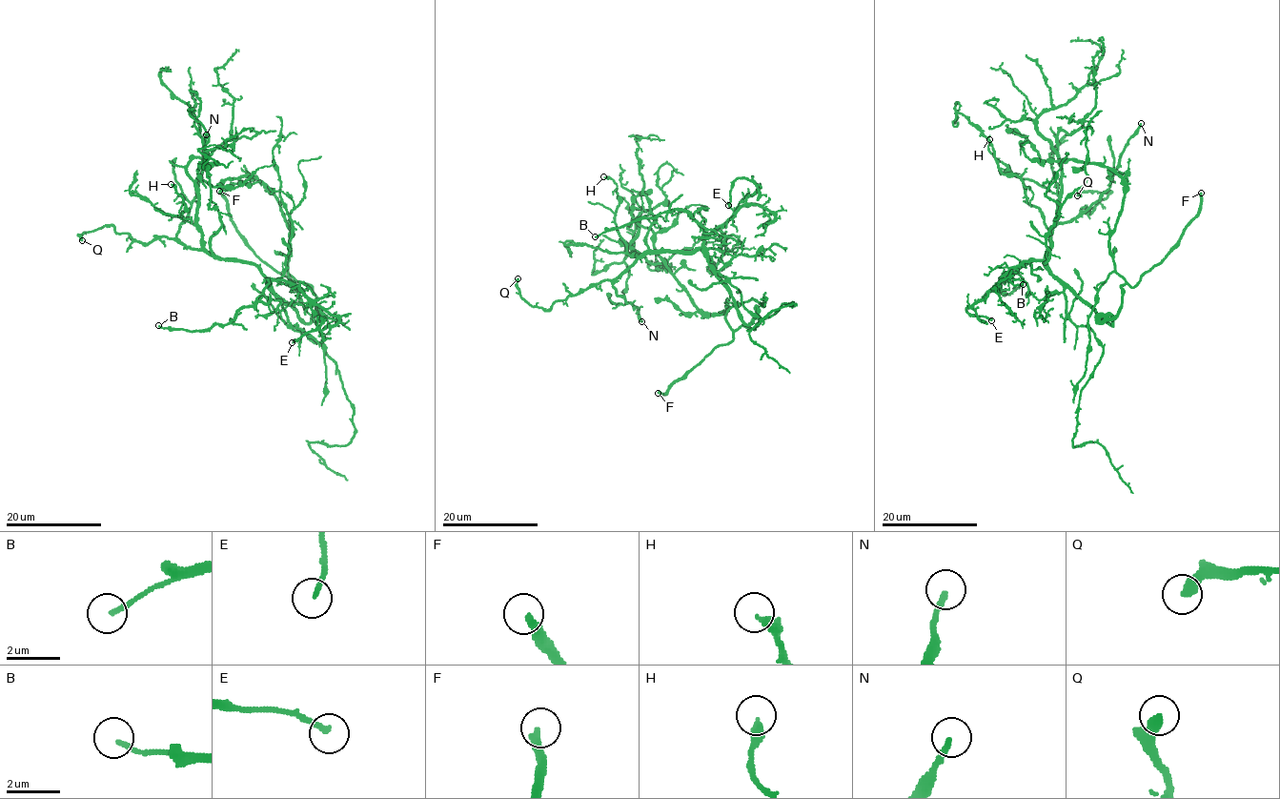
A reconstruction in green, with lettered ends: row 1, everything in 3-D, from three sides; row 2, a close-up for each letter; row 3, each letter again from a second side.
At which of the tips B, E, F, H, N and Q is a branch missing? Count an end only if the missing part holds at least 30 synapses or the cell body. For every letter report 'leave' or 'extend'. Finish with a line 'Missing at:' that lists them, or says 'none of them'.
B: leave
E: leave
F: extend
H: leave
N: extend
Q: leave
Missing at: F, N

